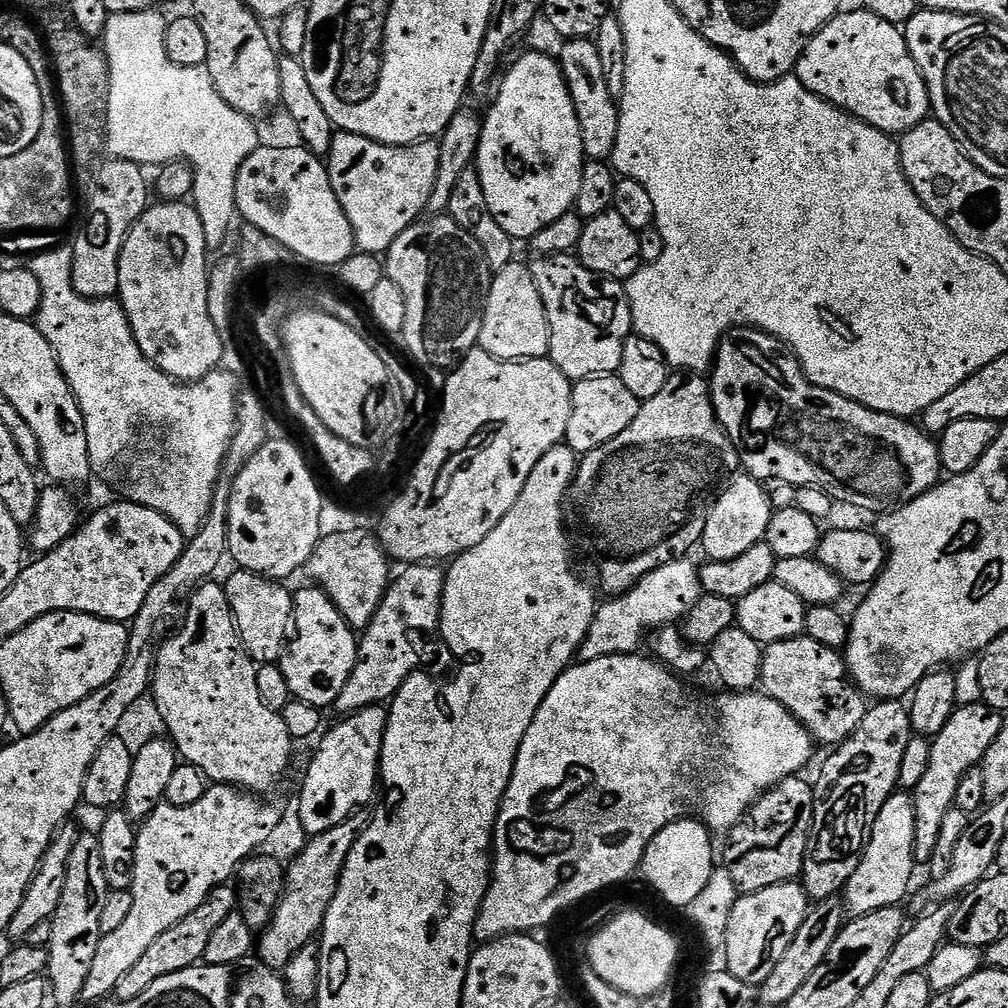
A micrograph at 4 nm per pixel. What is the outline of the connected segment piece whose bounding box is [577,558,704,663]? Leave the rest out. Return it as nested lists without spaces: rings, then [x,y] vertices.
[[[681,558],[672,563],[667,563],[666,566],[660,566],[658,570],[644,575],[631,590],[603,601],[597,607],[594,622],[591,623],[590,630],[587,631],[586,638],[577,652],[579,661],[584,663],[593,661],[595,658],[633,655],[641,649],[639,647],[643,640],[645,643],[645,640],[657,629],[669,627],[684,619],[704,592],[701,586],[699,567],[690,561],[691,559]]]

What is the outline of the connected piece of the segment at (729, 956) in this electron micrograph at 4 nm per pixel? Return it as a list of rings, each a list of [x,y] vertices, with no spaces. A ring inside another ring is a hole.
[[[796,882],[741,895],[734,910],[730,910],[730,926],[726,930],[726,946],[722,953],[722,959],[728,963],[726,970],[734,974],[734,978],[742,978],[742,982],[760,985],[770,970],[778,966],[778,958],[786,954],[786,946],[794,942],[794,934],[798,934],[798,926],[802,926],[809,911],[808,895]]]

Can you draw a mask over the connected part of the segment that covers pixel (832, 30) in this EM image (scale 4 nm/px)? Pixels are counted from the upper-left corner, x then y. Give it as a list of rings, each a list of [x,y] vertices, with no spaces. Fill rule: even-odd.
[[[867,10],[860,12],[841,11],[835,18],[821,28],[806,46],[796,64],[794,75],[800,79],[802,86],[814,95],[821,96],[827,104],[847,112],[849,116],[877,128],[879,132],[903,134],[914,126],[929,119],[928,87],[908,49],[903,31],[897,25],[878,18],[878,14]]]

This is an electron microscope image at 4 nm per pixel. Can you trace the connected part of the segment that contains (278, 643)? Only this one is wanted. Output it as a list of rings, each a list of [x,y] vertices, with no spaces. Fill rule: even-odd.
[[[243,570],[234,572],[228,581],[223,581],[222,587],[230,602],[232,620],[236,623],[236,633],[240,636],[242,646],[257,666],[277,663],[284,654],[290,636],[293,593],[287,592],[283,583],[257,573]]]

